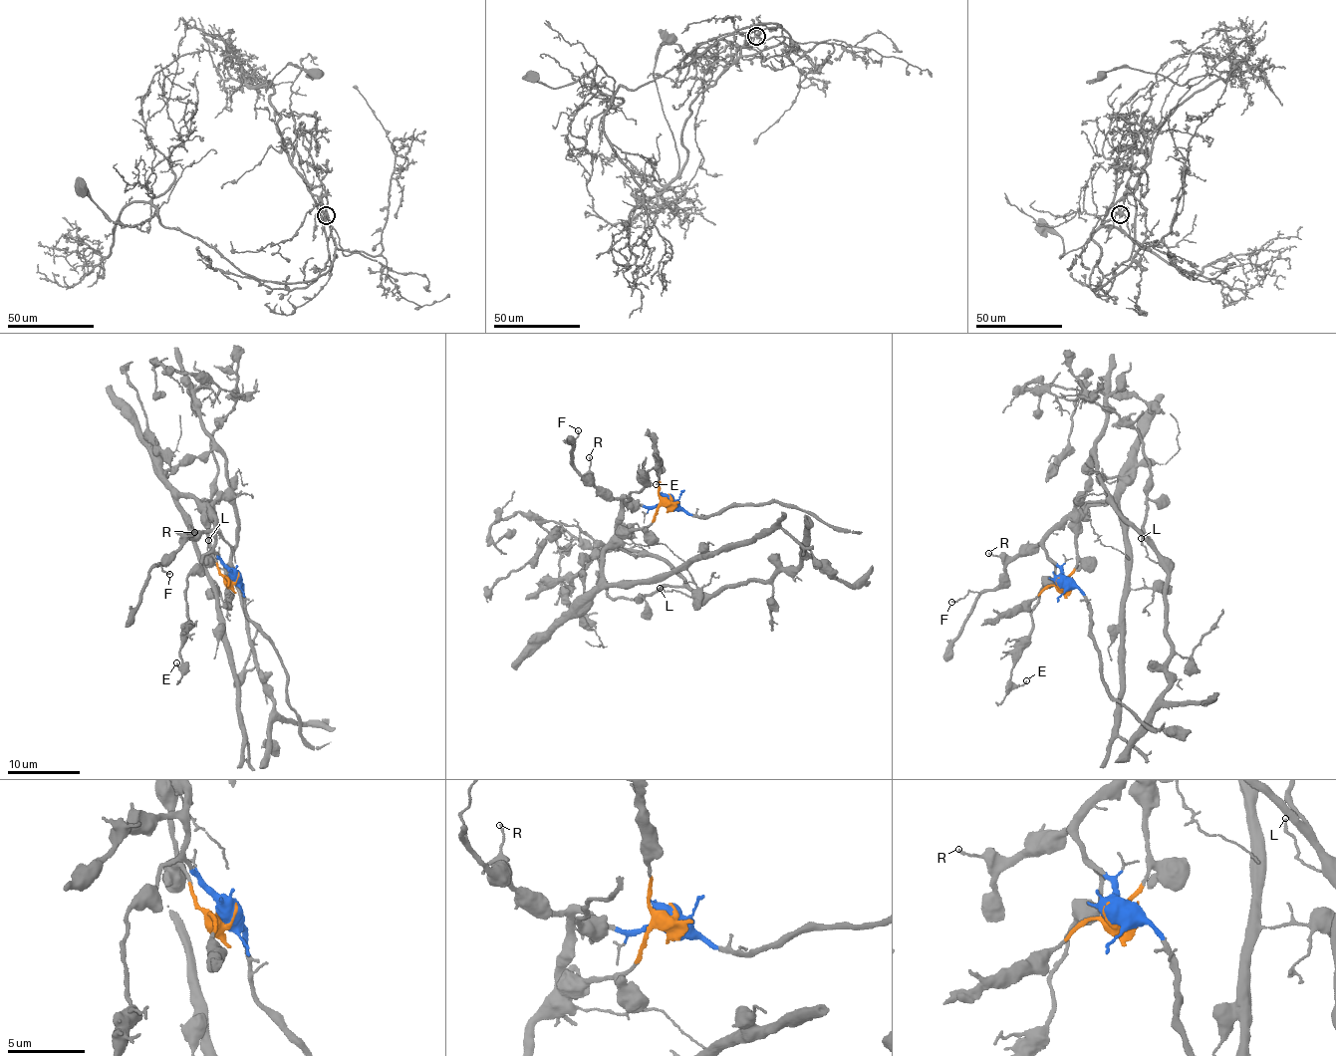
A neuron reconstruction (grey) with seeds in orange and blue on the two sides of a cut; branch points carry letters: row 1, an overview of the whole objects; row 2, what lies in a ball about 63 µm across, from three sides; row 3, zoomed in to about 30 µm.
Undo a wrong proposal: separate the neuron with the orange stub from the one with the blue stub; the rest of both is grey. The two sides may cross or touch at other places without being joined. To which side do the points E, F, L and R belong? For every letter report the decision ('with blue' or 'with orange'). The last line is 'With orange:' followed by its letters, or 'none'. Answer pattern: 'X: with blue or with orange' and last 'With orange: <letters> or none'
E: with blue
F: with blue
L: with orange
R: with blue
With orange: L

